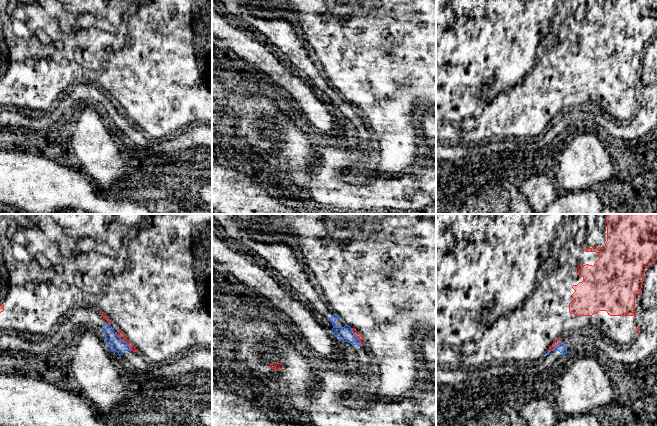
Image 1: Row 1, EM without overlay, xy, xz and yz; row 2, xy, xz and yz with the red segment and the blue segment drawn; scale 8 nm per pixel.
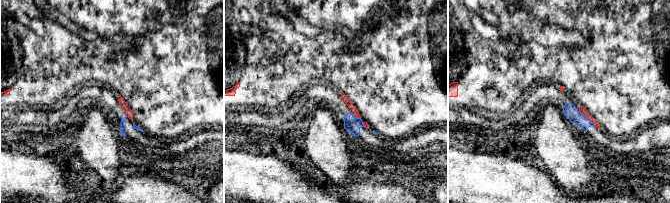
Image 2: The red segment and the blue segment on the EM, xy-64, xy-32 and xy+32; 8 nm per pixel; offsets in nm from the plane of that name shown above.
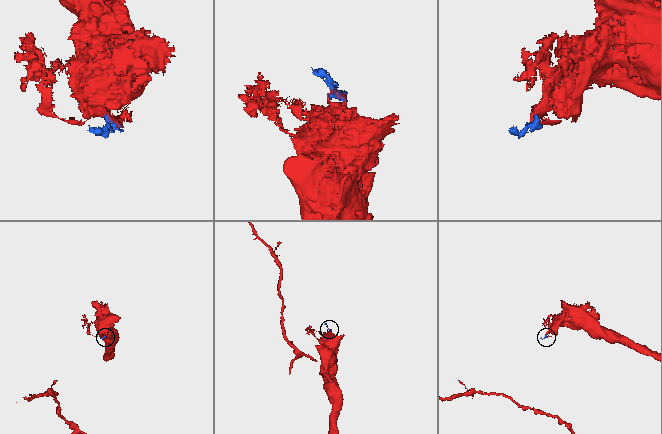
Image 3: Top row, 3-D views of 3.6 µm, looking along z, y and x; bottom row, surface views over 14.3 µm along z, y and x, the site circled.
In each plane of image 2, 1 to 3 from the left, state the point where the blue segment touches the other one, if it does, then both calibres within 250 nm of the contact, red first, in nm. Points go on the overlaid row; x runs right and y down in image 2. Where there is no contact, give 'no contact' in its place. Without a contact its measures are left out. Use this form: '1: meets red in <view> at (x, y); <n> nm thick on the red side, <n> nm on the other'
1: no contact
2: meets red in xy-32 at (355, 116); 60 nm thick on the red side, 110 nm on the other
3: meets red in xy+32 at (587, 117); 60 nm thick on the red side, 110 nm on the other

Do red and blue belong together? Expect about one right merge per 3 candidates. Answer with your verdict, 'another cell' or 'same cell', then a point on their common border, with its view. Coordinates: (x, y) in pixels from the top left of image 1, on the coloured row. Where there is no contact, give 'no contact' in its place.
another cell; meets red in xy at (124, 341)

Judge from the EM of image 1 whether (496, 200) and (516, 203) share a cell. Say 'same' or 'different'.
same

